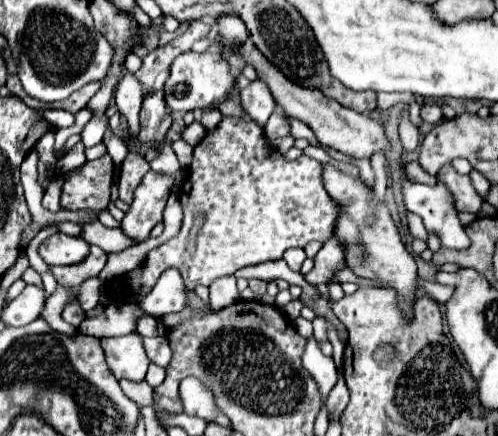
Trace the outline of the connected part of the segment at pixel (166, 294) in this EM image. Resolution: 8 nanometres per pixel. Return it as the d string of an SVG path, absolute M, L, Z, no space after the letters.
M166 269L162 279L158 279L152 293L140 303L140 307L152 317L160 319L166 313L182 311L188 305L186 285L176 269Z

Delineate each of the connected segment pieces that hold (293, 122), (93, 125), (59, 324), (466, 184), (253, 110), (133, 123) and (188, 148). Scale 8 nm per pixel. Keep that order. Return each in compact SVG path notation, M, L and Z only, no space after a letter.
M290 119L290 127L292 127L292 137L296 137L296 139L302 137L302 139L306 139L310 145L320 147L320 143L316 141L312 129L310 129L306 123L302 123L302 121L298 121L298 119Z
M100 117L100 119L90 119L88 125L84 127L82 131L82 141L86 147L94 147L96 143L102 141L104 137L104 129L106 129L106 123L108 123L108 117Z
M58 285L56 291L48 297L46 307L42 311L42 317L52 325L52 329L56 329L58 333L64 333L68 337L76 337L76 327L66 323L60 313L62 313L64 305L68 305L68 301L72 301L72 297L76 297L76 289L64 289L62 285Z
M450 163L444 165L438 171L438 179L448 187L454 205L458 211L470 211L474 215L478 215L480 205L482 205L482 197L478 195L478 191L474 189L472 181L468 175L460 175Z
M260 79L250 81L250 83L242 89L240 97L242 97L242 107L244 107L244 111L246 111L260 127L264 127L266 121L268 121L268 117L270 117L270 115L274 113L274 109L276 109L276 101L274 101L268 85L264 85L264 81L260 81Z
M124 71L118 87L116 87L116 95L114 101L118 105L118 111L126 117L126 131L132 139L136 139L136 133L140 131L140 123L138 123L138 113L140 113L140 105L142 105L142 87L138 83L138 79L130 73Z
M178 139L178 141L172 143L172 149L174 149L174 153L176 153L176 157L178 157L180 165L182 165L182 169L188 169L188 165L192 163L192 145L188 145L186 141Z

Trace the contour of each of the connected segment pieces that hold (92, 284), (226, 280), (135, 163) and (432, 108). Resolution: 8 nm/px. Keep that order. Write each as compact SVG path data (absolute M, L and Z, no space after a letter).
M84 281L84 285L80 285L78 297L80 297L80 307L84 311L90 311L98 305L98 291L100 291L98 281Z
M220 277L210 285L210 307L212 309L224 309L238 301L238 289L236 289L236 277Z
M136 153L126 155L126 159L122 163L122 169L120 169L120 179L118 179L120 199L124 203L128 203L128 205L132 203L134 189L140 185L142 177L148 173L148 169L150 169L150 165L142 155L136 155Z
M424 105L420 109L420 117L424 123L440 123L442 119L442 111L438 105Z

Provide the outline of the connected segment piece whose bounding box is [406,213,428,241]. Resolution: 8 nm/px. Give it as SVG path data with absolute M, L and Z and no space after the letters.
M406 213L406 217L408 217L408 229L410 229L412 237L418 237L418 239L424 239L424 241L426 241L428 231L424 229L422 219L420 219L418 215L414 215L414 213Z

